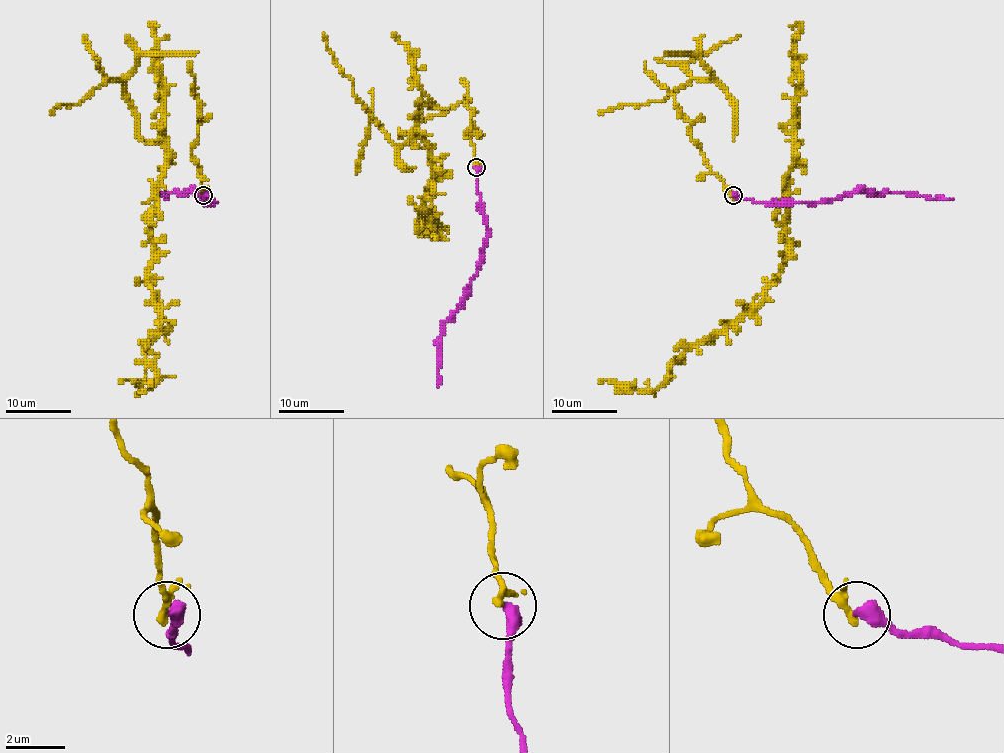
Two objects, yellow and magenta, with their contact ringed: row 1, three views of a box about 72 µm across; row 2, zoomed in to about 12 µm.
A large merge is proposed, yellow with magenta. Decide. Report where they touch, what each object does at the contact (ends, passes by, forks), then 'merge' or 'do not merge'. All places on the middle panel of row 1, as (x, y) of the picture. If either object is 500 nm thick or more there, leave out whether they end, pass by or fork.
place (476, 167); yellow passes by; magenta ends; do not merge

